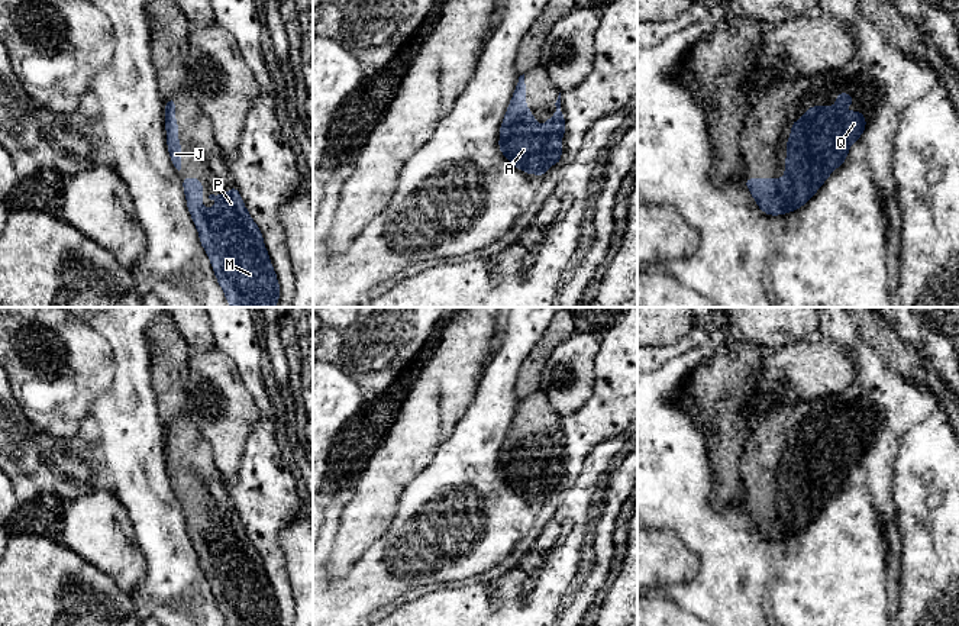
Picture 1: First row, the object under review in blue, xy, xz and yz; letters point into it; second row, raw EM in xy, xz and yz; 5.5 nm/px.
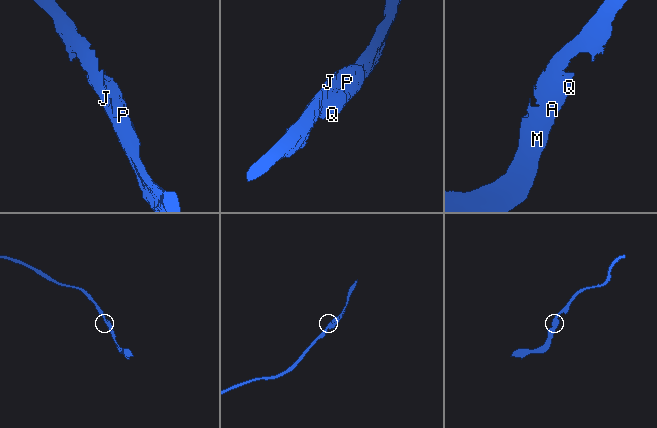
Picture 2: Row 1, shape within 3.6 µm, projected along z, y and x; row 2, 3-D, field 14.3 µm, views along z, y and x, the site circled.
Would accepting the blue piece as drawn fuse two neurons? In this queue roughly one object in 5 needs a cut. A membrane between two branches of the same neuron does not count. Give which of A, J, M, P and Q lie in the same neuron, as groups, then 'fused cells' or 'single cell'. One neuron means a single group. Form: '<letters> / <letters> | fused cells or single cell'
A J M P Q | single cell

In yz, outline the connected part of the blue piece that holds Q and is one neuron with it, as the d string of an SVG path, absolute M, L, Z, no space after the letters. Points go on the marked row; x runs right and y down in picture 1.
M840 91L836 96L836 101L836 106L811 106L801 119L791 125L784 178L745 180L745 185L756 204L768 216L779 216L803 207L820 190L829 175L845 164L852 143L862 136L866 128L865 114L862 112L842 110L843 106L853 104L853 96Z

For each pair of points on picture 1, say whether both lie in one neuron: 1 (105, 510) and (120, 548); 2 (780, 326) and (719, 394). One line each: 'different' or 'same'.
1: same
2: different

